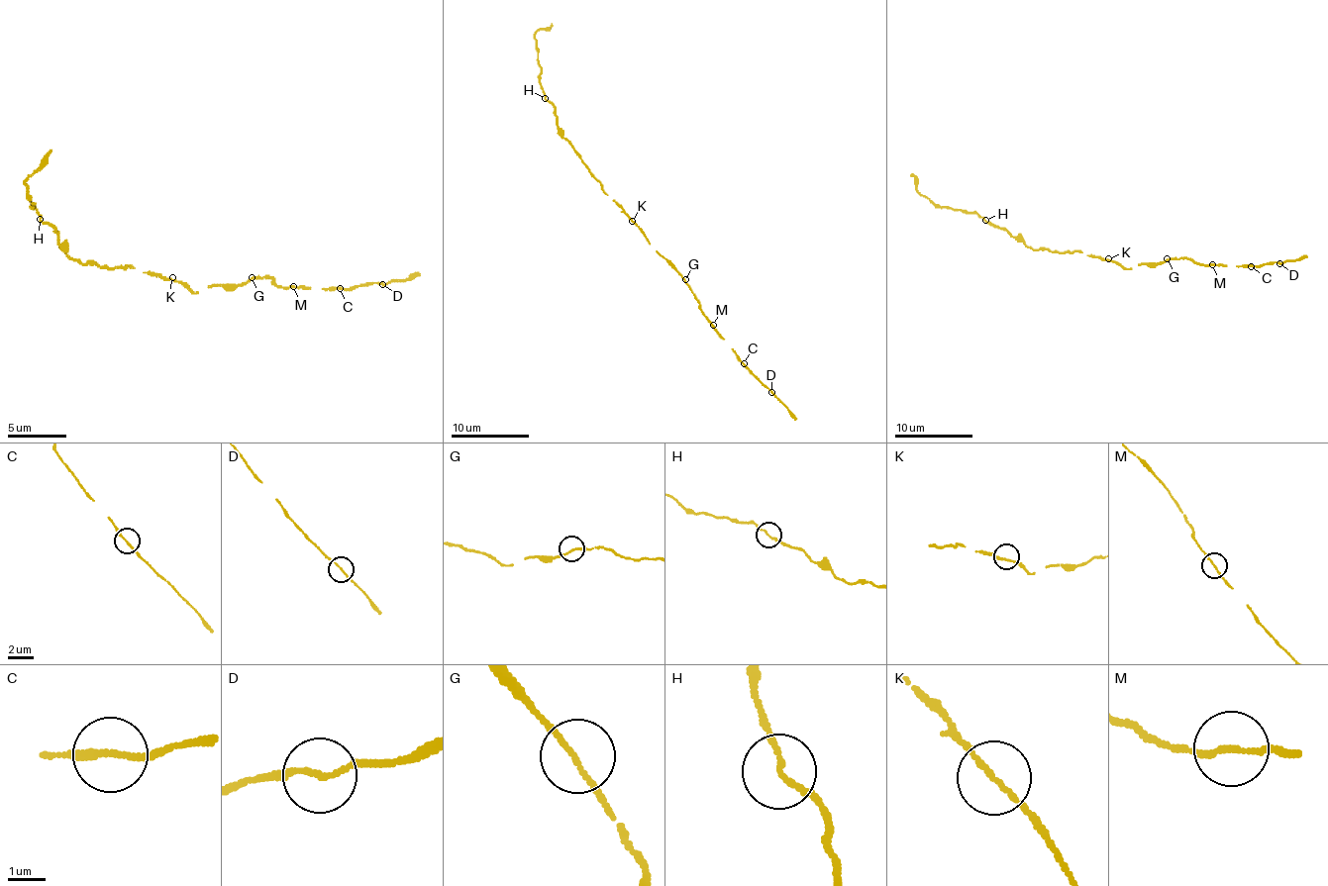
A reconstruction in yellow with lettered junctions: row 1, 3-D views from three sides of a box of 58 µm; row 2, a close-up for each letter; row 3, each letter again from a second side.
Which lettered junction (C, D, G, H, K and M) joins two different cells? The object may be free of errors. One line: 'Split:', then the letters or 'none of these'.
Split: none of these

